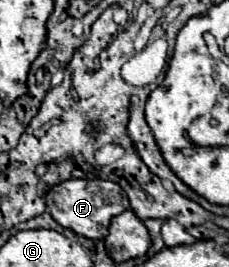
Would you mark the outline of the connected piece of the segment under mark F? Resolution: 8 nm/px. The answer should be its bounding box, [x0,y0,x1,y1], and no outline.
[45,180,129,240]

